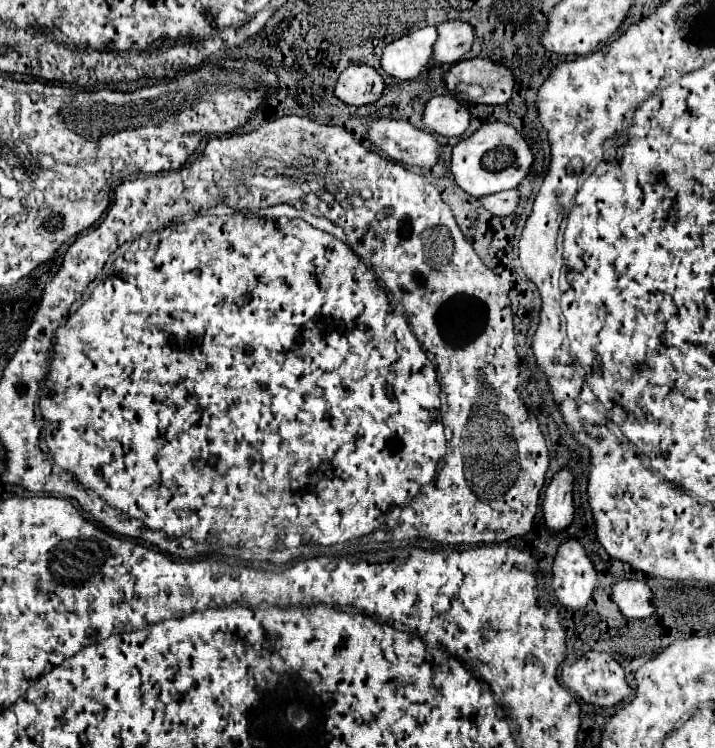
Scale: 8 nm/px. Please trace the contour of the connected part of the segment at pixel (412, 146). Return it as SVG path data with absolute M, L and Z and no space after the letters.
M380 118L370 126L368 140L384 150L392 160L408 166L430 168L438 162L442 148L432 134L414 128L410 122Z

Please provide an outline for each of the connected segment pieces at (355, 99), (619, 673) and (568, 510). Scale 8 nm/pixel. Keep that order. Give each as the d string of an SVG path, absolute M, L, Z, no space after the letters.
M352 64L340 74L334 92L346 104L364 106L376 102L382 96L384 80L372 66Z
M588 652L582 658L578 658L576 664L562 668L562 682L570 688L570 692L594 706L616 706L630 698L630 686L624 676L624 668L606 652Z
M564 466L554 474L550 486L546 488L544 520L552 532L566 530L568 524L572 522L572 516L574 516L572 486L574 486L572 468Z

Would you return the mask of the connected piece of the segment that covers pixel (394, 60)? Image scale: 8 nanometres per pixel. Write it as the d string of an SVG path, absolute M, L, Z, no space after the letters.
M434 26L406 34L384 48L382 68L398 80L418 78L432 60L432 46L438 38Z

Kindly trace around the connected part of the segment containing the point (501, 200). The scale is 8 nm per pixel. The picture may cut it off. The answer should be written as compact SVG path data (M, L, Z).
M506 190L506 192L498 192L498 194L490 194L480 198L480 202L484 204L486 210L490 210L496 216L508 216L516 210L520 200L518 190Z

